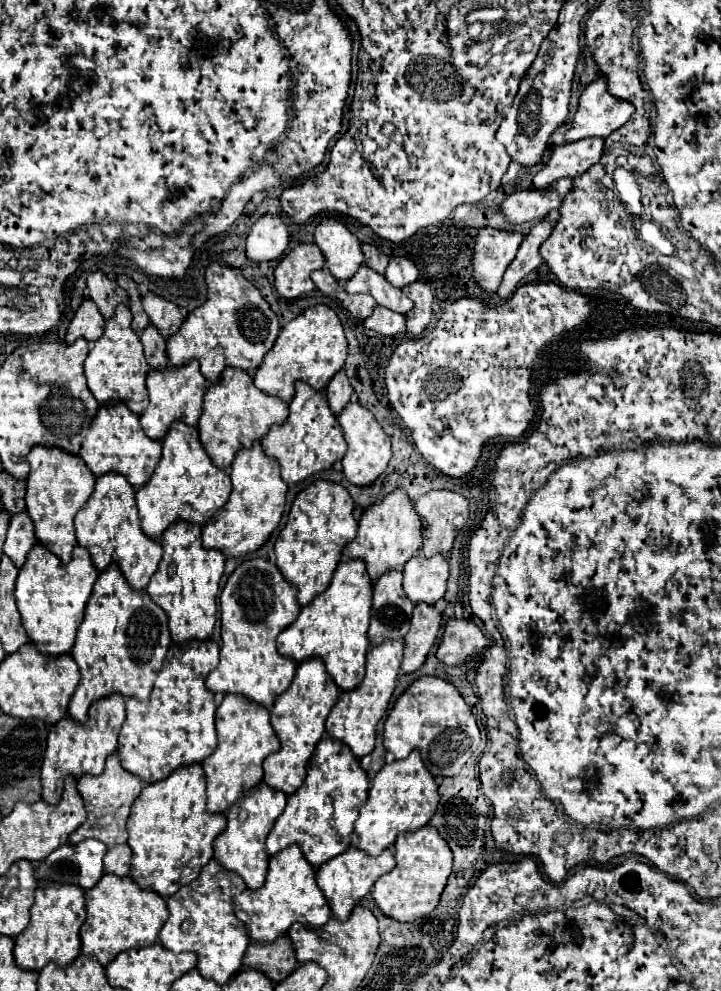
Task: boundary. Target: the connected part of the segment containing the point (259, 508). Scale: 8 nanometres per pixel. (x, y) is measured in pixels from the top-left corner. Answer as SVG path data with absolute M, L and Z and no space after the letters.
M254 442L250 448L240 450L228 474L232 480L232 494L226 506L220 508L202 528L202 544L208 550L220 550L226 558L242 558L262 548L272 536L272 532L278 528L284 512L288 486L280 482L280 466L264 458L260 442Z

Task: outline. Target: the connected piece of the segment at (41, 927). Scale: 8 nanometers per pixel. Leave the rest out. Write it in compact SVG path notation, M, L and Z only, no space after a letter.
M38 886L32 918L26 930L14 938L14 962L22 970L42 970L48 962L68 966L80 954L80 926L86 918L84 892L78 886Z

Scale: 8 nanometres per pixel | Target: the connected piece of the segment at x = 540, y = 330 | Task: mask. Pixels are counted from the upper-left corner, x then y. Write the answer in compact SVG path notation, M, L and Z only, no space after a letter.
M544 282L544 284L528 284L528 286L520 286L516 290L516 296L512 296L510 300L498 304L498 306L486 306L482 304L478 298L462 298L454 304L448 306L448 310L442 314L442 318L438 320L436 328L430 330L428 334L424 334L422 338L418 340L404 340L392 354L390 358L390 364L386 368L386 390L388 390L388 400L392 404L392 408L398 412L398 416L402 418L402 422L406 424L406 428L410 430L410 436L416 444L416 448L420 450L420 454L434 466L438 468L440 472L444 472L446 476L464 476L468 474L478 458L480 458L480 452L482 452L482 444L488 440L488 438L494 438L494 436L502 436L502 438L520 438L524 434L524 430L528 428L530 420L534 418L534 406L530 402L530 374L532 374L532 366L534 366L534 360L538 356L542 356L546 352L546 348L550 344L558 344L562 334L568 332L568 330L574 330L576 326L584 324L588 320L588 316L592 314L592 306L590 306L590 298L582 296L582 294L576 294L576 292L564 292L558 284L554 282Z

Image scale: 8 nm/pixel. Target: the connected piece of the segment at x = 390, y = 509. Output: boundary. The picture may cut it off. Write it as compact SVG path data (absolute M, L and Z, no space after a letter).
M396 490L390 496L386 496L382 502L370 506L362 514L358 534L344 548L342 556L344 556L344 560L348 560L348 558L362 560L366 564L370 580L378 580L388 570L402 570L402 566L412 556L416 556L416 552L422 546L422 538L420 538L422 530L424 528L420 526L420 518L416 518L410 498L402 490Z

